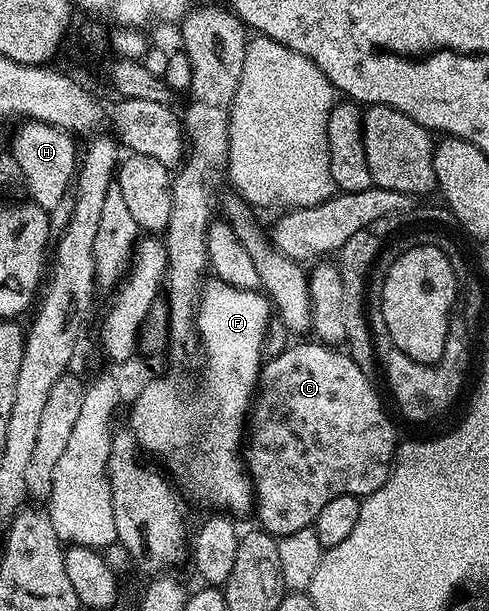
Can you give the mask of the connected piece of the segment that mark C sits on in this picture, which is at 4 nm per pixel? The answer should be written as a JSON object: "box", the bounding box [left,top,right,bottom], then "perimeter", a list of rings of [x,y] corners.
{"box":[243,342,399,538],"perimeter":[[[313,342],[317,344],[293,344],[290,348],[285,348],[274,360],[266,359],[261,369],[259,381],[259,391],[251,404],[251,411],[247,417],[247,439],[243,444],[243,459],[245,467],[250,476],[253,477],[255,485],[255,516],[261,519],[260,527],[274,538],[280,538],[291,534],[300,528],[310,527],[313,519],[323,510],[327,502],[336,496],[356,496],[364,498],[369,496],[383,482],[387,482],[389,470],[393,466],[395,453],[399,447],[397,432],[393,429],[393,424],[389,421],[389,416],[385,413],[385,408],[381,405],[381,400],[377,397],[377,388],[370,376],[363,374],[359,366],[344,351],[330,346],[324,342]]]}

